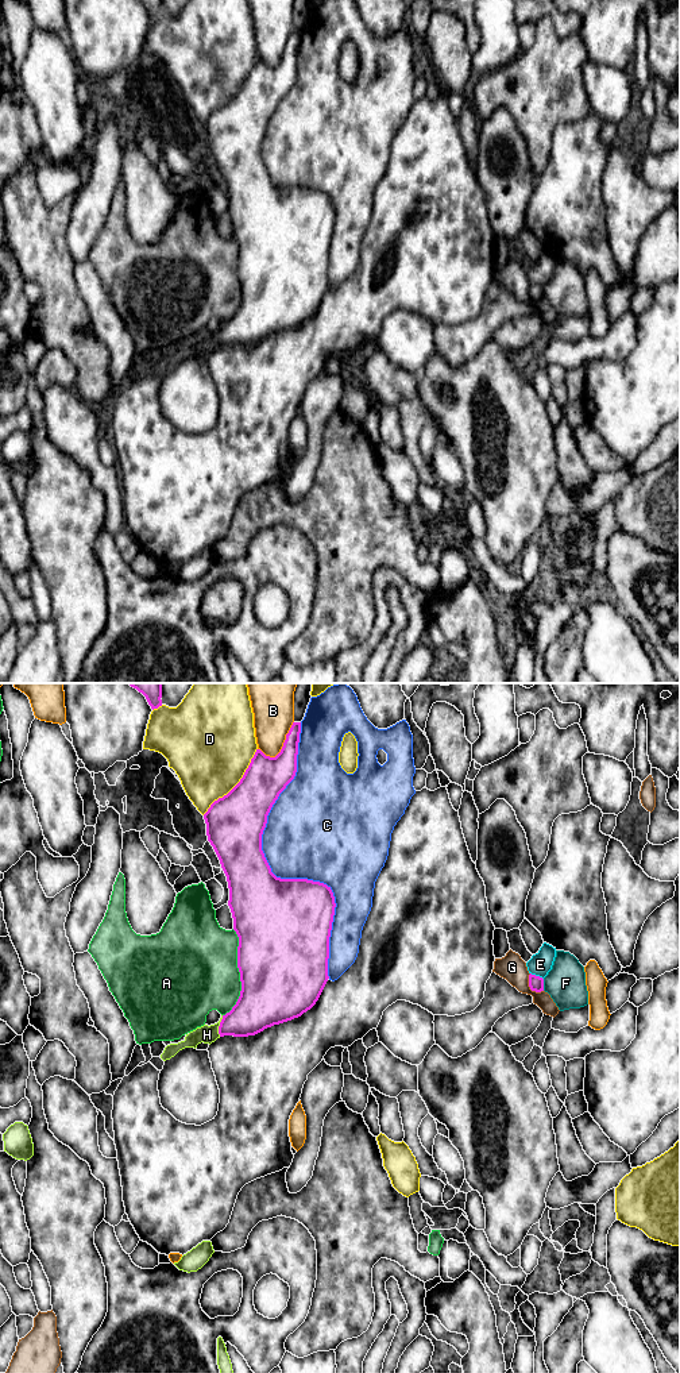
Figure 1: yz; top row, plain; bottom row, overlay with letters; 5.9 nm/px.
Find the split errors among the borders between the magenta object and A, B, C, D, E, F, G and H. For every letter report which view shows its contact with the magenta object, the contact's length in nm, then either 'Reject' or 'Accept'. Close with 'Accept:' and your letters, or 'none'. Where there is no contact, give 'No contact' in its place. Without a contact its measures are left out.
A: Touches magenta in yz. Shared border 500 nm. Reject
B: Touches magenta in yz. Shared border 280 nm. Reject
C: Touches magenta in yz. Shared border 1550 nm. Reject
D: Touches magenta in yz. Shared border 500 nm. Reject
E: Touches magenta in yz. Shared border 90 nm. Reject
F: Touches magenta in yz. Shared border 70 nm. Reject
G: Touches magenta in yz. Shared border 140 nm. Reject
H: Touches magenta in yz. Shared border 130 nm. Accept
Accept: H

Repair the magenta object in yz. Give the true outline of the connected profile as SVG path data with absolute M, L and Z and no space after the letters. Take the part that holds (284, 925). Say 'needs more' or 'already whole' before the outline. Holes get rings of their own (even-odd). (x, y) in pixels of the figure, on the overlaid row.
needs more | M293 722L275 757L256 749L240 782L204 814L208 841L213 846L229 888L228 906L239 937L237 968L242 991L229 1013L215 1025L204 1025L178 1044L165 1048L163 1061L185 1048L212 1044L224 1035L248 1037L267 1027L301 1017L318 1000L329 976L329 937L335 915L335 896L324 883L308 879L277 878L262 851L267 815L279 794L294 779L301 722Z

